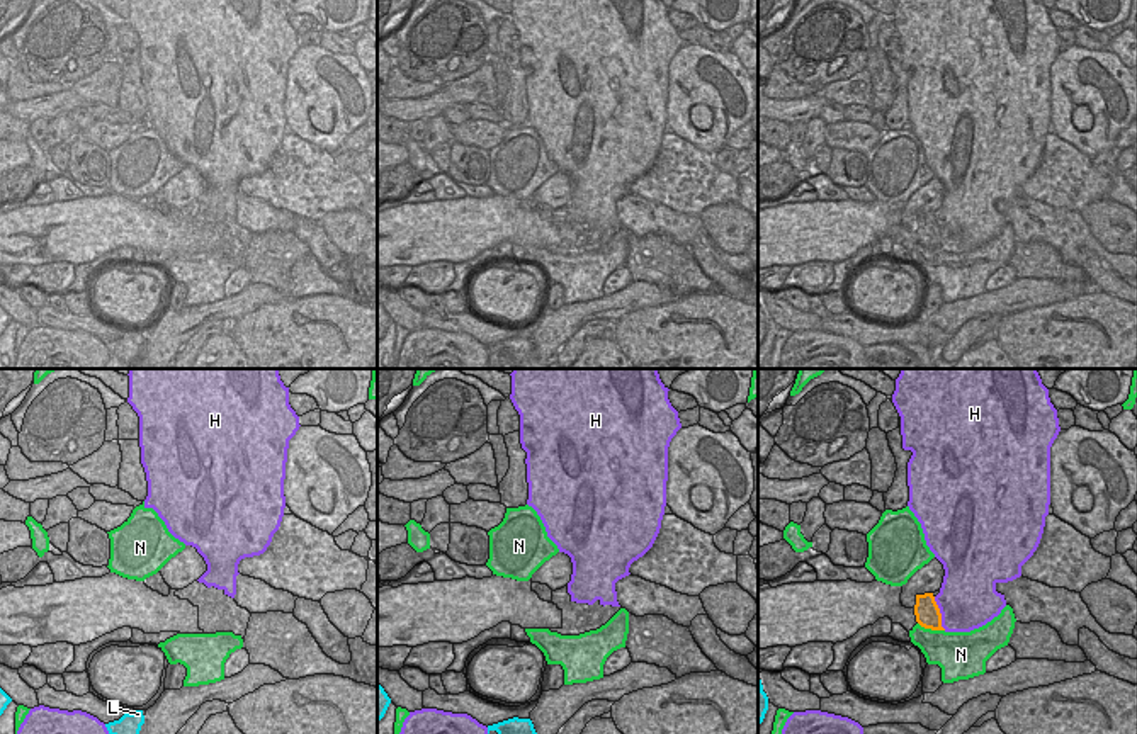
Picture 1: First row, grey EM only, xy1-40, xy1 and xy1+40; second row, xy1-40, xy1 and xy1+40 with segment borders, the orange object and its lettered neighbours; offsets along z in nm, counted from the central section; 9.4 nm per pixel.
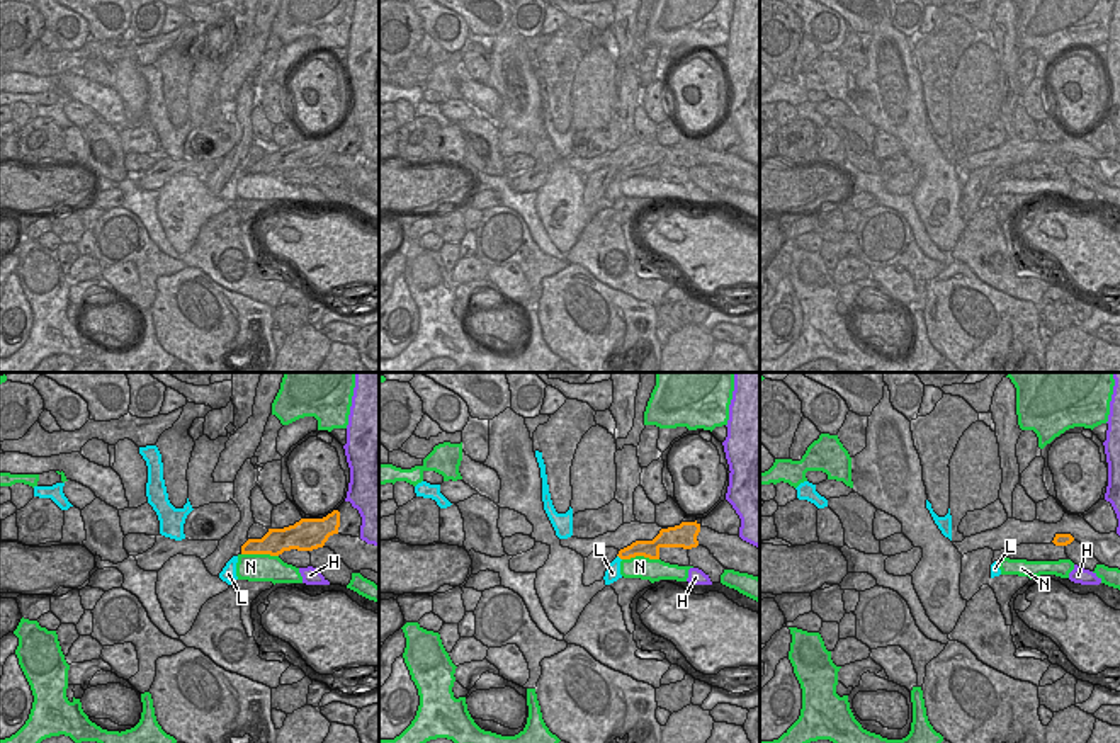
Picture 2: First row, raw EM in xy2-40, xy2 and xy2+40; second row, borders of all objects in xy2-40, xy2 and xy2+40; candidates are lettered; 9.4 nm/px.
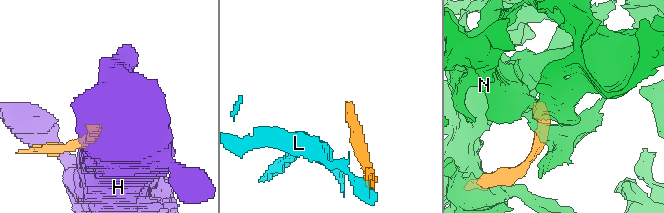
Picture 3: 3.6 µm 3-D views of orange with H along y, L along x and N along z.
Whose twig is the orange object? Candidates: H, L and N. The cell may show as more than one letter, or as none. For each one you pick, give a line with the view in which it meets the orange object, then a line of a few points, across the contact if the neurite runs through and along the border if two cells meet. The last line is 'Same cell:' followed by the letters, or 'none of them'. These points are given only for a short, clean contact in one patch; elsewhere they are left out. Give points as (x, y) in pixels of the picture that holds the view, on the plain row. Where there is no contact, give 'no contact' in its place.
Same cell: none of them

